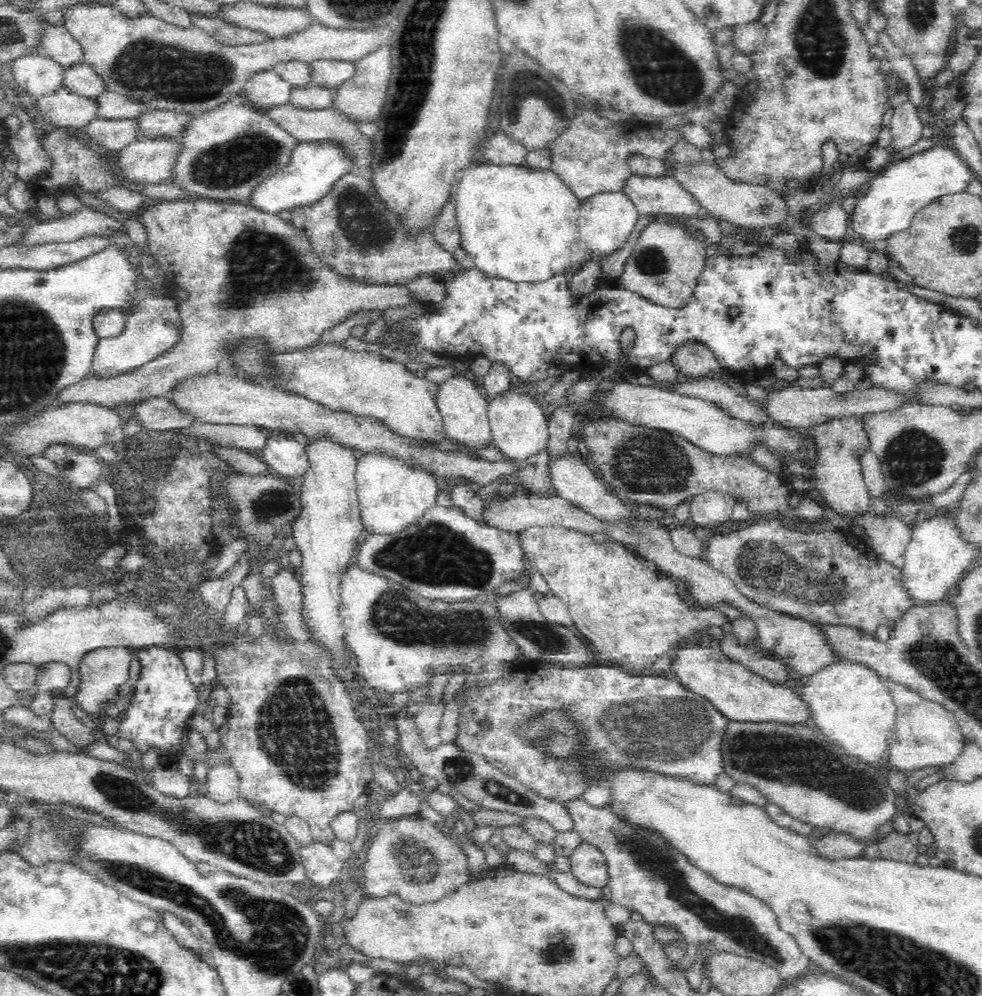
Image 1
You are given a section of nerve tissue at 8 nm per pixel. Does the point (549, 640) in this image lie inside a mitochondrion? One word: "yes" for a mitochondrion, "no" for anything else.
yes

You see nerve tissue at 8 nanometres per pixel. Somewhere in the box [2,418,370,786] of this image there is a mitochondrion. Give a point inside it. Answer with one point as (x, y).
(65, 513)

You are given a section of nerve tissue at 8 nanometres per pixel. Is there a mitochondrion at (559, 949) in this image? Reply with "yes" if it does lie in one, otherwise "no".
yes

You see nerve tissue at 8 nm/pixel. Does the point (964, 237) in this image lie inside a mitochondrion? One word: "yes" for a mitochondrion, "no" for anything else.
yes

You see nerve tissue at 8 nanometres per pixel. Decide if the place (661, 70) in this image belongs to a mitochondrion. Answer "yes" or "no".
yes

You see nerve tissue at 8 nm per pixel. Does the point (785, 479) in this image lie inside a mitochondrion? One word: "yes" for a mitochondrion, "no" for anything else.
no

